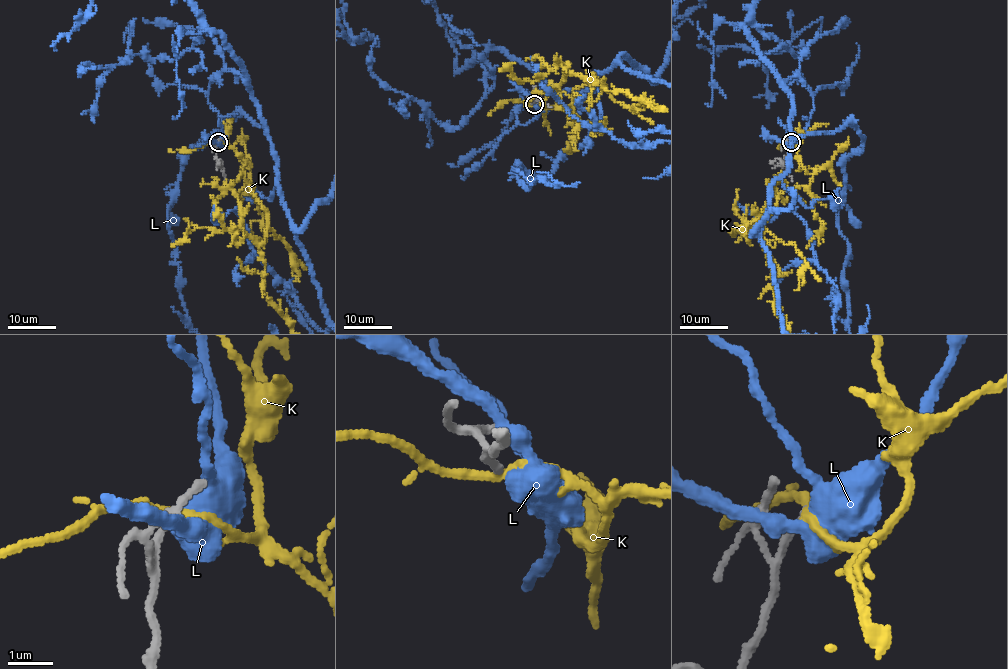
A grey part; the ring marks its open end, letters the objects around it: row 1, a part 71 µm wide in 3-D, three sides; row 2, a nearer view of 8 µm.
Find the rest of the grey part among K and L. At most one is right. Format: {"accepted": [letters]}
{"accepted": []}

